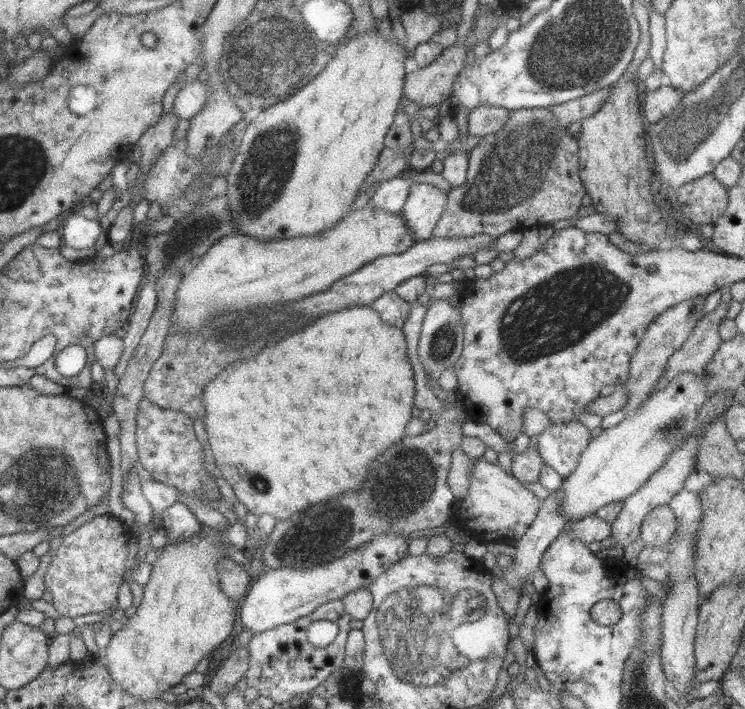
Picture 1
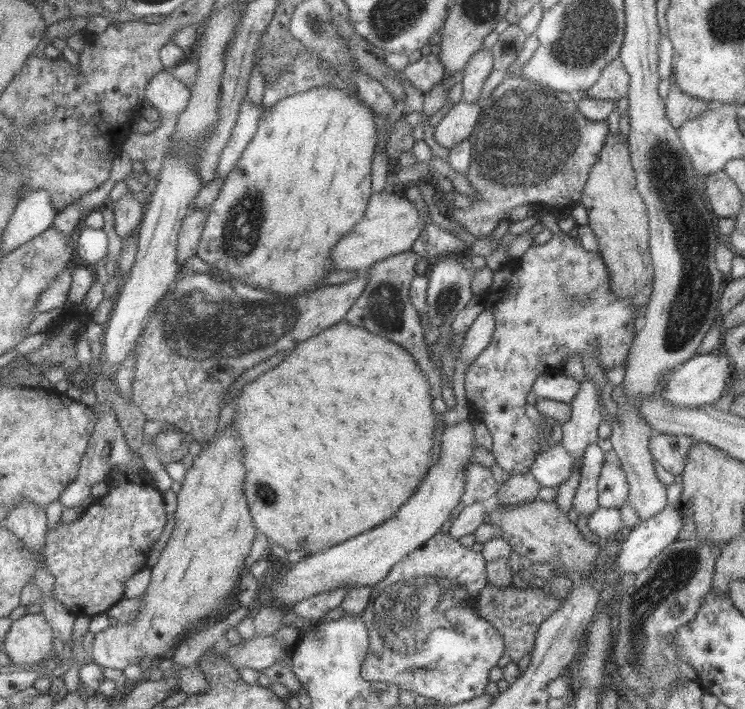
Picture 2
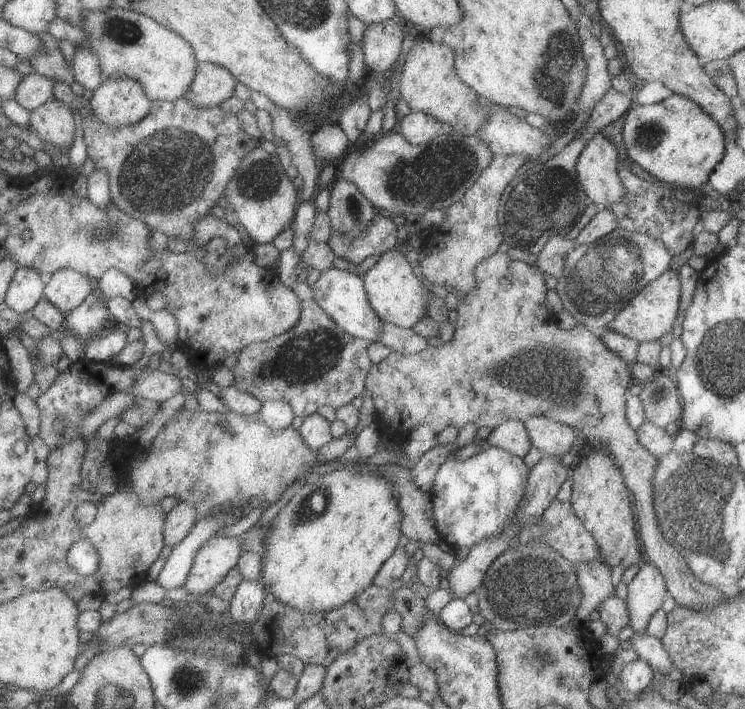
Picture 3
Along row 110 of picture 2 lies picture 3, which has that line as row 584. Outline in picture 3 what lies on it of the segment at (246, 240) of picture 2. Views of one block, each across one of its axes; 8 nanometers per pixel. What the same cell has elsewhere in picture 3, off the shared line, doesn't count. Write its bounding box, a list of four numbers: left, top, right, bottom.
[258,466,400,613]

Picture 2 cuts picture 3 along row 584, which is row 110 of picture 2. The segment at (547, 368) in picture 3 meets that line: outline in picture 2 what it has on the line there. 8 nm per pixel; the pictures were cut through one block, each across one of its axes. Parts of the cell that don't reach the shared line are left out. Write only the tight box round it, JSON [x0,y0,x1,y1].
[664,83,710,128]

